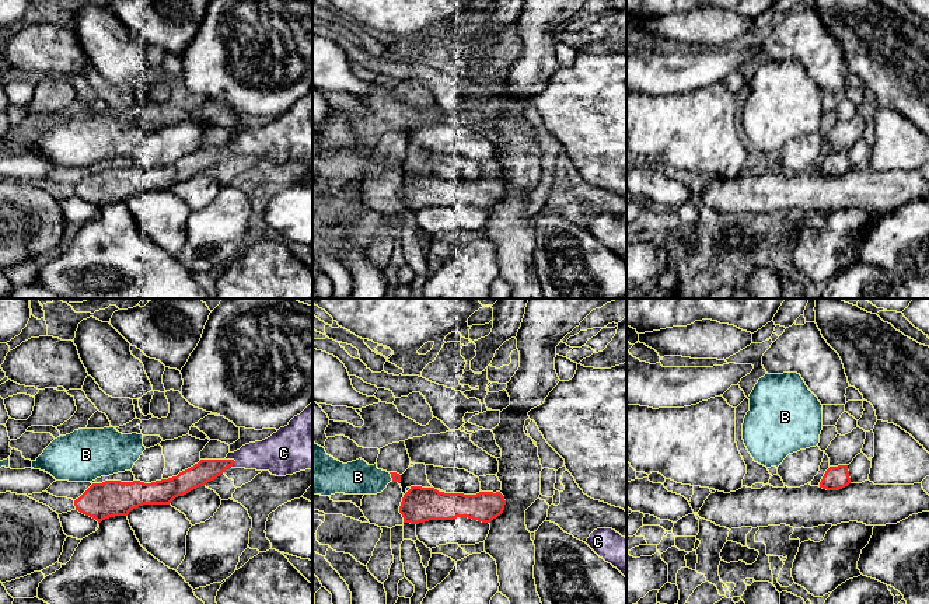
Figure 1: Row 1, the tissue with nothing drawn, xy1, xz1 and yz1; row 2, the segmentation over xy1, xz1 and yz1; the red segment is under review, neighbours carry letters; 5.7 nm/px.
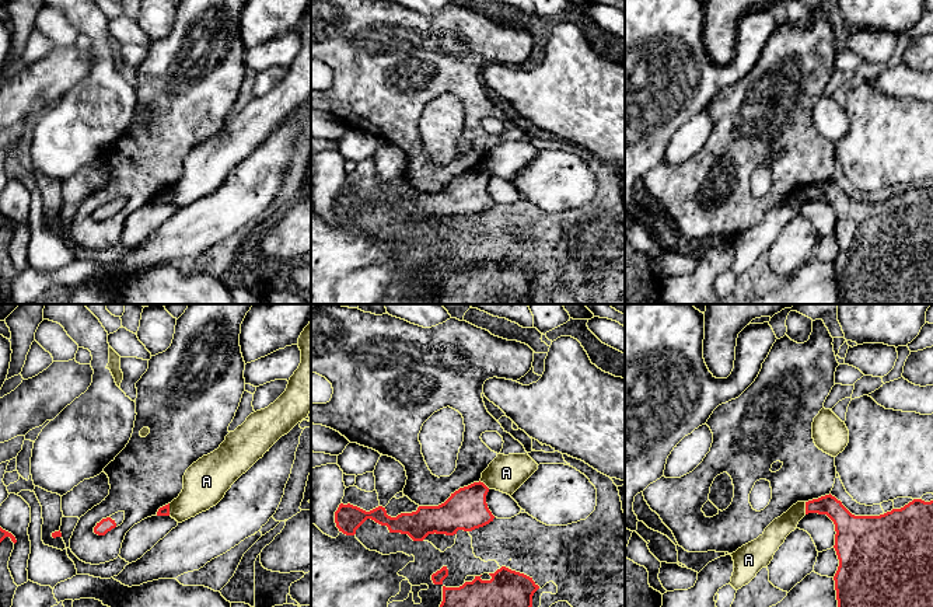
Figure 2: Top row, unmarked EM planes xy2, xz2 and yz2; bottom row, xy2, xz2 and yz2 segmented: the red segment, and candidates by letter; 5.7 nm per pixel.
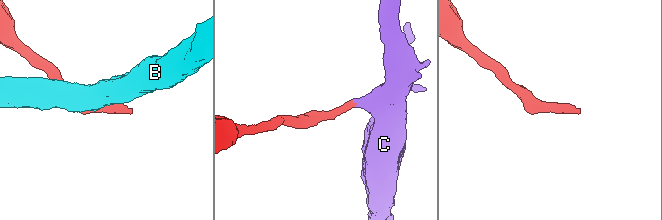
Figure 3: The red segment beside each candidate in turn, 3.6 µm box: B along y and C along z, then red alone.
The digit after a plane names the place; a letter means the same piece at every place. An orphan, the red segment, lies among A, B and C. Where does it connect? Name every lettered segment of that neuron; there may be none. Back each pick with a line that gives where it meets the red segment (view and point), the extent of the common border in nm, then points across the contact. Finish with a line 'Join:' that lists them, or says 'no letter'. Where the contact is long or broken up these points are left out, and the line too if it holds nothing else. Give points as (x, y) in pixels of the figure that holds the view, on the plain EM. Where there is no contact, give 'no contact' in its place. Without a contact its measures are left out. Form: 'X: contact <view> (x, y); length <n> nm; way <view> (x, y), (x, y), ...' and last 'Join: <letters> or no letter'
C: contact xy1 (231, 146); length 70 nm; way xy1 (205, 157), (231, 146), (273, 140)
Join: C

